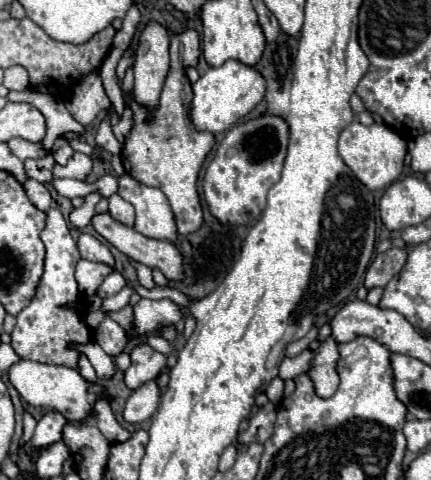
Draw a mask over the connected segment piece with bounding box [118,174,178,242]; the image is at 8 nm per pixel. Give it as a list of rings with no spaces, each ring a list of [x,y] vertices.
[[[124,174],[118,180],[120,180],[118,194],[124,200],[128,200],[136,210],[136,224],[134,224],[136,232],[148,238],[176,242],[178,230],[174,222],[174,212],[164,192],[158,188],[144,186],[128,174]]]

